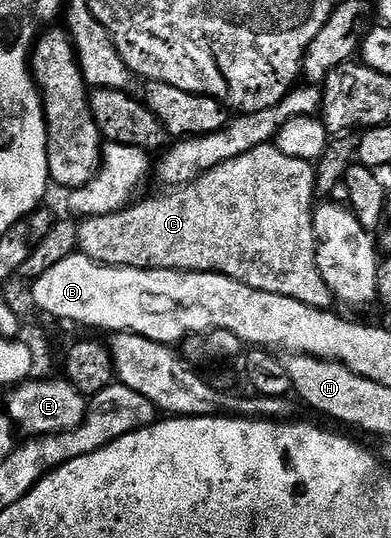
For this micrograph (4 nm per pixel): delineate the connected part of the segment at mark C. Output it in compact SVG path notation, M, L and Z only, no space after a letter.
M266 144L259 148L251 148L251 152L243 152L243 156L235 156L235 160L227 160L223 164L211 168L211 172L207 172L191 184L170 189L162 198L149 198L146 202L137 200L126 206L124 210L117 210L113 214L84 219L79 225L77 249L91 260L95 260L98 267L101 268L118 266L119 268L139 268L140 270L190 270L204 274L222 274L231 280L239 280L239 284L247 284L247 288L287 296L291 300L299 300L311 308L327 310L334 305L335 299L317 267L317 233L313 231L316 188L317 171L314 163L299 160L295 156L287 156L287 152L279 152L279 148L275 144Z

